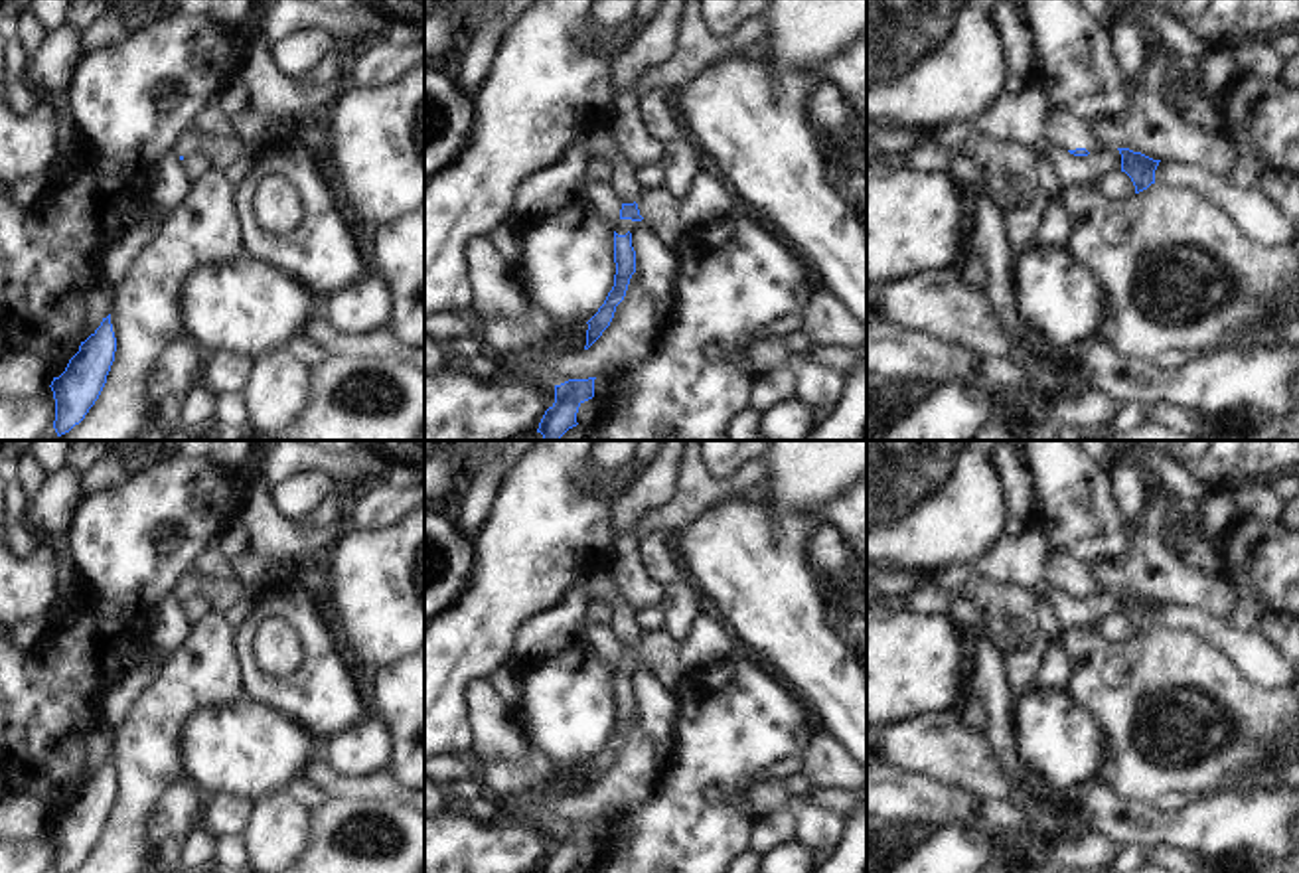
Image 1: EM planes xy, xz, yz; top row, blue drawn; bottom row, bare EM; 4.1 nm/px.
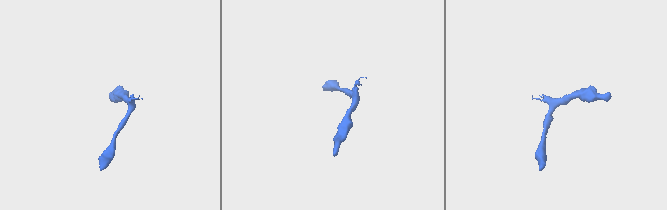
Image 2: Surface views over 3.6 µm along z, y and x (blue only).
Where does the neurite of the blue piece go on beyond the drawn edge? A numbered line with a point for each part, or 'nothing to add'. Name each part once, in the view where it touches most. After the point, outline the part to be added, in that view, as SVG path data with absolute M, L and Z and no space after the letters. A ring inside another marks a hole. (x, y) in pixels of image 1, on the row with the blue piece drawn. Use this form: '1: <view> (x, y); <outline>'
1: yz (1067, 131); M1062 109L1052 113L1046 140L1062 150L1086 148L1090 154L1102 148L1102 142L1092 130L1090 122Z

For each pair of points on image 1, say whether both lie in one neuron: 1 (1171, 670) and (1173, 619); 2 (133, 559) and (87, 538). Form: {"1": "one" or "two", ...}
{"1": "two", "2": "one"}

